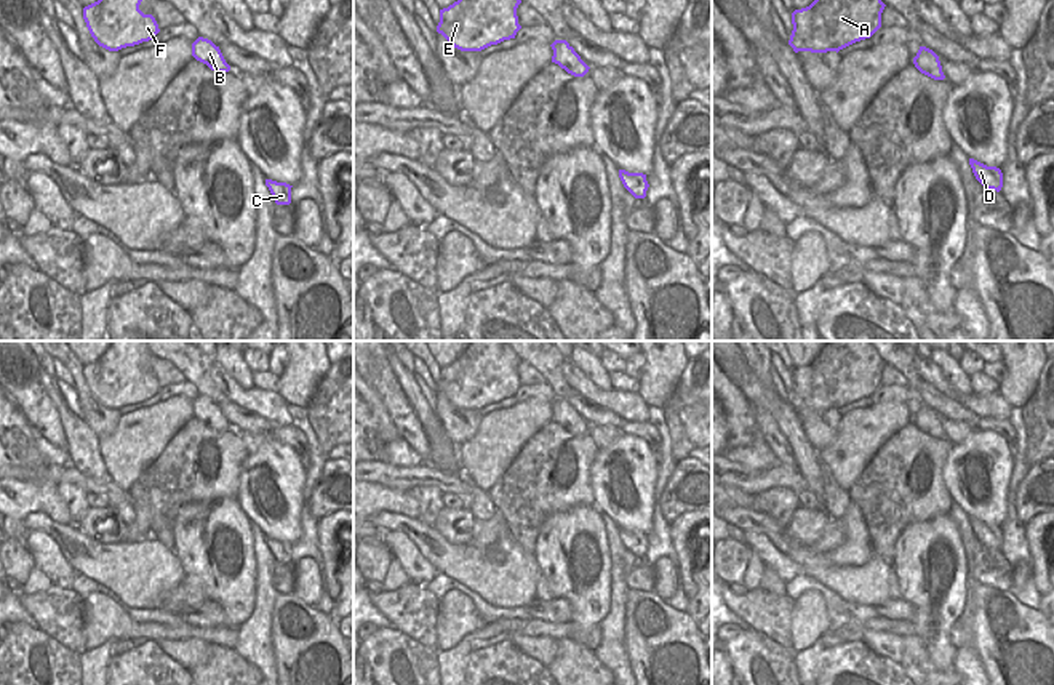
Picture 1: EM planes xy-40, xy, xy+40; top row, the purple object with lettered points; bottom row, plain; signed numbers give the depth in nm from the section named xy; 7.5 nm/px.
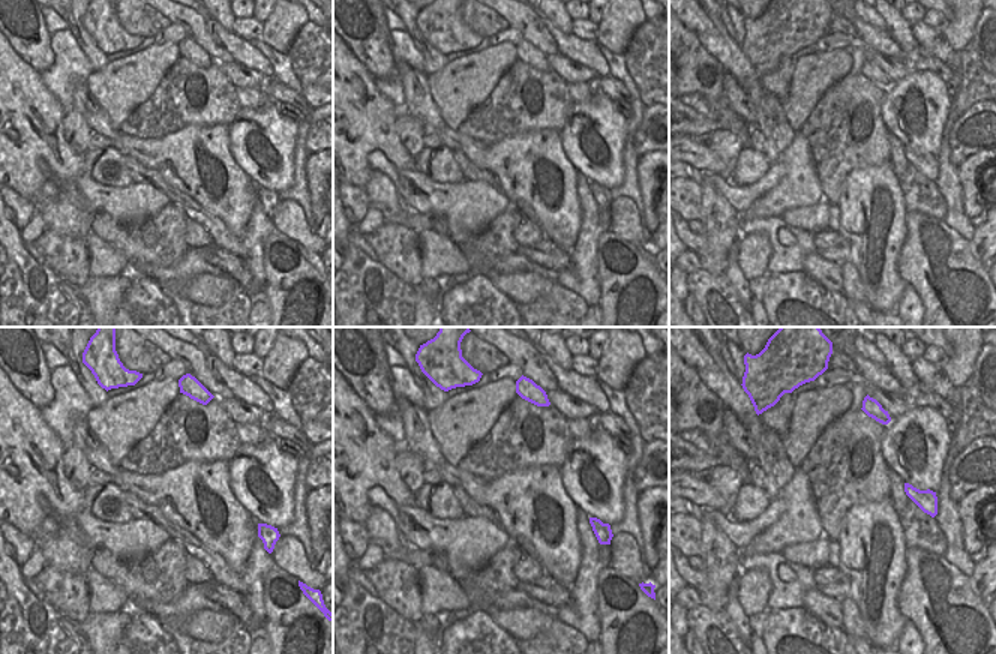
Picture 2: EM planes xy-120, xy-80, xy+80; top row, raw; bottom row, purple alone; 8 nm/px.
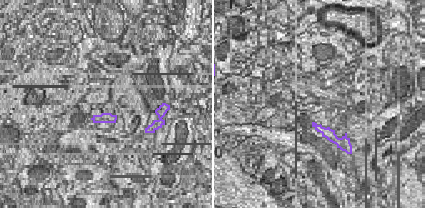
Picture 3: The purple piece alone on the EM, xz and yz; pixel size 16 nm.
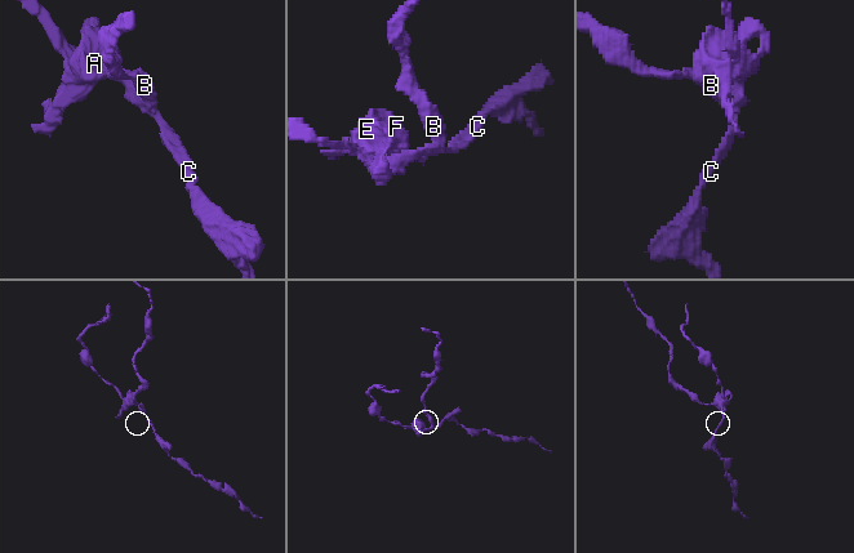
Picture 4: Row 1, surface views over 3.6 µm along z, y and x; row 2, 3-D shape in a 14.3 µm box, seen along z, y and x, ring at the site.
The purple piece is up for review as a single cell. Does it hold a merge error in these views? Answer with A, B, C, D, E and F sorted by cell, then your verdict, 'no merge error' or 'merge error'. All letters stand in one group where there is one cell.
A C D E F / B; merge error

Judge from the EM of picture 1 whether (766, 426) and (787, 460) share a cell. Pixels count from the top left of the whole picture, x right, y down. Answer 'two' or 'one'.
one

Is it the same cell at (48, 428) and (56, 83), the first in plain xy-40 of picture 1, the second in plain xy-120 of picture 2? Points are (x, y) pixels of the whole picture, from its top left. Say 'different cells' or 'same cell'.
different cells

